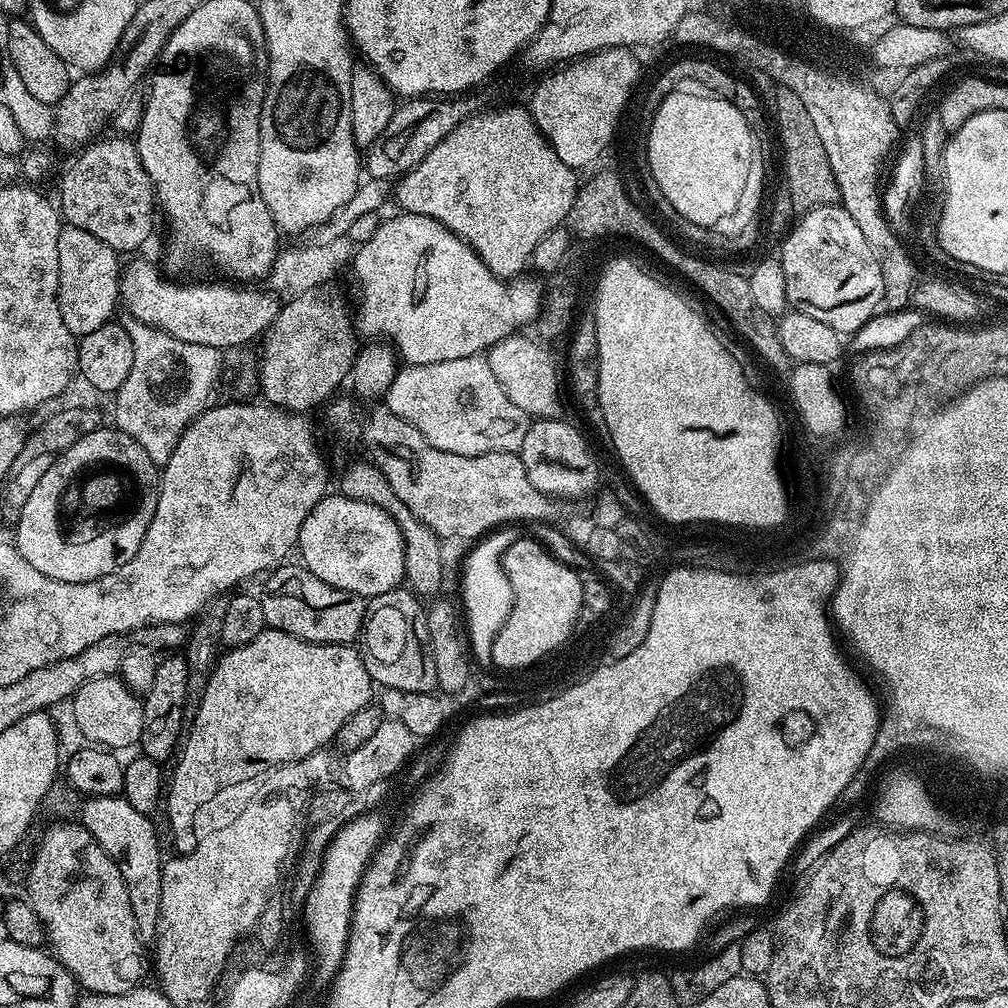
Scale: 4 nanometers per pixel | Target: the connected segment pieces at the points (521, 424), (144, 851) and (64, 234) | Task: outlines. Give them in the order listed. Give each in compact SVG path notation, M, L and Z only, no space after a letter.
M483 355L401 367L388 387L386 405L395 416L401 416L415 426L430 446L459 456L481 456L487 452L519 453L530 423L529 416L510 402L506 390L502 390L498 378L494 378L490 362Z
M89 796L78 811L79 823L99 842L120 866L120 873L128 886L136 923L141 929L157 927L160 918L160 895L162 894L162 859L160 840L156 828L145 813L134 810L130 802L115 796Z
M61 227L58 238L60 266L60 309L66 330L79 338L106 326L118 310L120 300L121 257L106 242L81 228Z

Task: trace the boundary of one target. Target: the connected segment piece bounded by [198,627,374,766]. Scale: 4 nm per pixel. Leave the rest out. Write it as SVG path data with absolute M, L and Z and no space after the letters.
M265 627L250 642L229 647L227 651L217 662L204 688L199 711L215 710L222 701L228 702L233 698L242 702L250 719L260 723L260 761L269 766L298 762L321 751L328 746L324 744L331 740L333 743L339 737L345 722L358 714L358 710L362 710L362 706L366 706L374 696L374 681L366 670L363 655L347 644L315 644L277 628Z

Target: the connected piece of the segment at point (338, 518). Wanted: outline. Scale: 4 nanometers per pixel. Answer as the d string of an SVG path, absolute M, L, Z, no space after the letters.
M325 495L302 522L299 552L303 567L322 582L365 598L386 594L405 583L402 534L394 518L378 506L370 506L370 502Z

